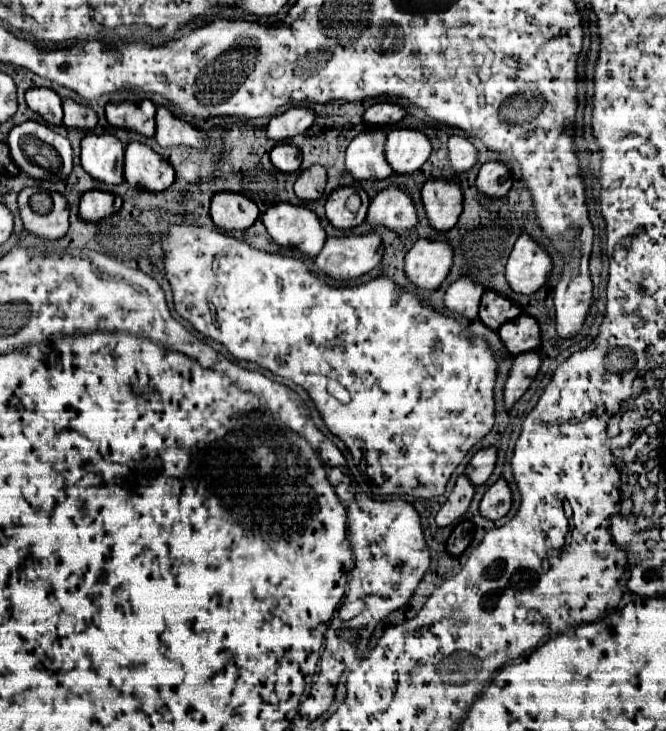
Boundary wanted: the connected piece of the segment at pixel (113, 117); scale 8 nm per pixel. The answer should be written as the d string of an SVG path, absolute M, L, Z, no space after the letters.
M150 101L106 105L106 119L110 127L128 129L144 137L154 137L154 113L156 107Z

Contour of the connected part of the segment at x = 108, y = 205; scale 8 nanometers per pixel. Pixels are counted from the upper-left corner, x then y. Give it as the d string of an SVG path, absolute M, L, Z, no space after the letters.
M88 191L88 193L82 195L78 215L80 215L82 221L98 223L100 219L114 215L114 211L116 211L114 209L114 203L116 203L116 197L110 195L110 193L104 193L104 191Z

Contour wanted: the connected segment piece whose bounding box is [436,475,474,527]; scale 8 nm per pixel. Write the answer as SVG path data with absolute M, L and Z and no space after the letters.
M460 475L456 479L456 485L454 485L448 501L442 505L442 509L436 515L436 525L446 527L452 521L456 521L458 517L462 517L466 513L470 501L472 501L472 495L474 495L472 483L464 475Z

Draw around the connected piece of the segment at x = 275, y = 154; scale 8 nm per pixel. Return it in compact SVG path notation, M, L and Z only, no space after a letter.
M278 145L272 149L270 153L270 161L274 163L274 167L282 173L294 173L300 169L300 163L302 163L302 155L300 155L300 149L294 147L294 145Z

